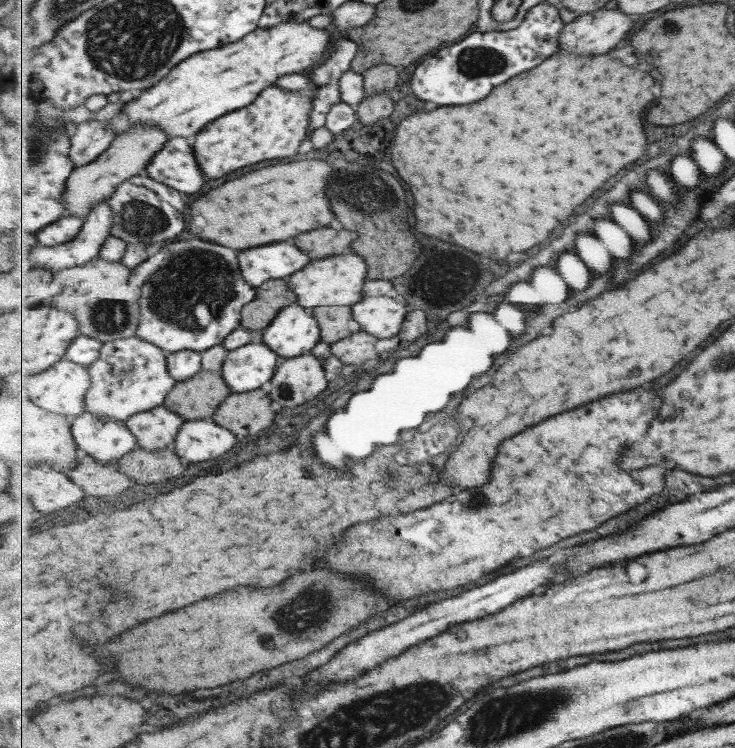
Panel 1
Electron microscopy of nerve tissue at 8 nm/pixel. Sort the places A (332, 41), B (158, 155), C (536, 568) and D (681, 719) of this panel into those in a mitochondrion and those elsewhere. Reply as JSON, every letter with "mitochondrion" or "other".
{"A":"other","B":"other","C":"other","D":"other"}

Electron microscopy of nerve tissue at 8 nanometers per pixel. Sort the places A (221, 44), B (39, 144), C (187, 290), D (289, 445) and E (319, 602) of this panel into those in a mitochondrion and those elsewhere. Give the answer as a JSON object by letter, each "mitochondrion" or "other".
{"A":"other","B":"mitochondrion","C":"mitochondrion","D":"other","E":"mitochondrion"}

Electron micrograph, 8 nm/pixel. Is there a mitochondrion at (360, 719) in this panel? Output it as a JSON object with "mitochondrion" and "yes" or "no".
{"mitochondrion":"yes"}

